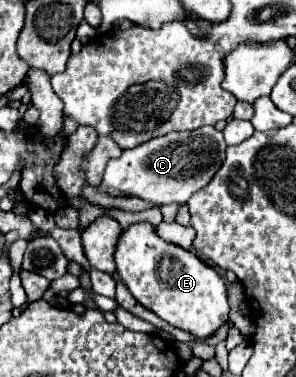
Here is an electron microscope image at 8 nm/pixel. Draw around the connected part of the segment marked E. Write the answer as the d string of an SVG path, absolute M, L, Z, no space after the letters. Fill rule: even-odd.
M137 223L123 231L115 251L115 263L131 295L177 329L207 339L229 319L227 287L219 273L205 265L195 253L157 237L151 223Z

